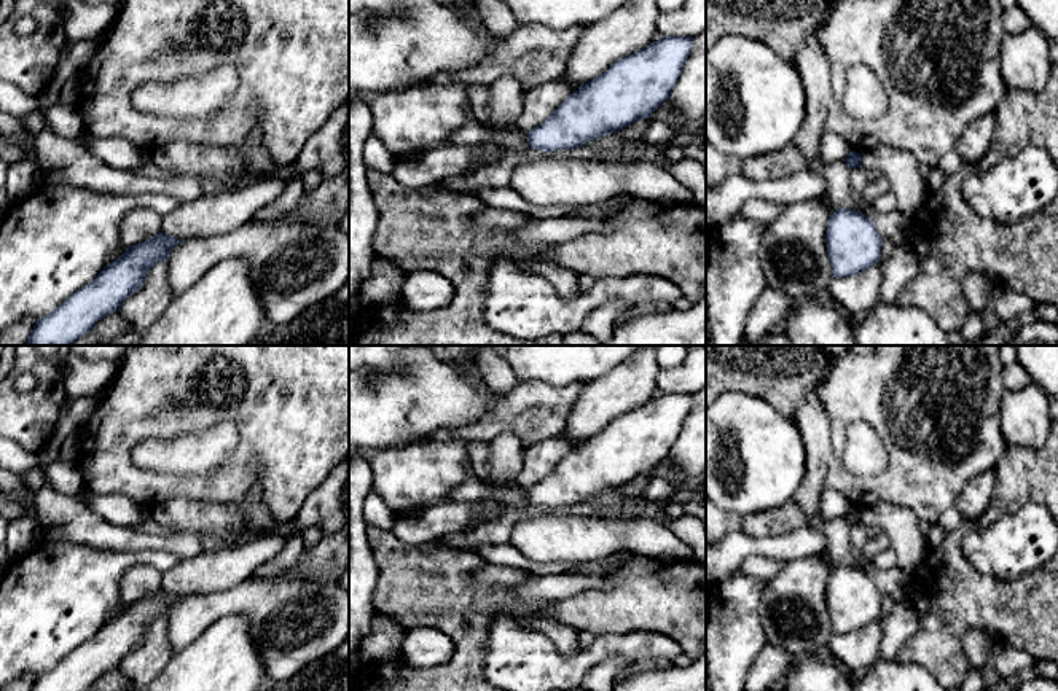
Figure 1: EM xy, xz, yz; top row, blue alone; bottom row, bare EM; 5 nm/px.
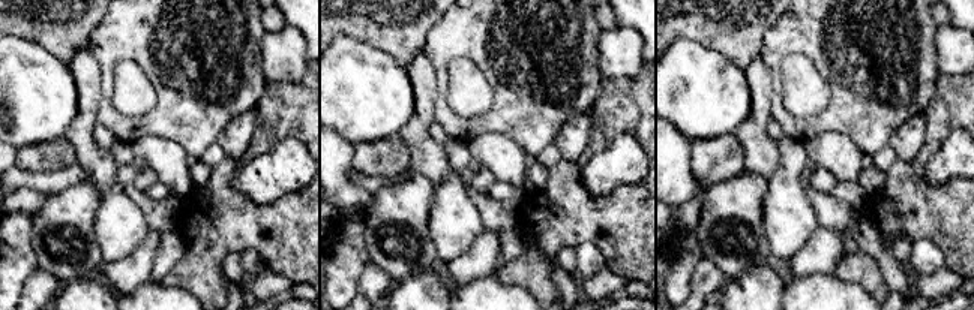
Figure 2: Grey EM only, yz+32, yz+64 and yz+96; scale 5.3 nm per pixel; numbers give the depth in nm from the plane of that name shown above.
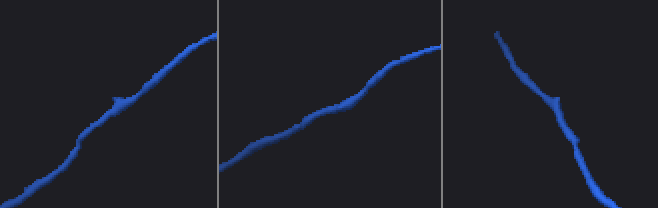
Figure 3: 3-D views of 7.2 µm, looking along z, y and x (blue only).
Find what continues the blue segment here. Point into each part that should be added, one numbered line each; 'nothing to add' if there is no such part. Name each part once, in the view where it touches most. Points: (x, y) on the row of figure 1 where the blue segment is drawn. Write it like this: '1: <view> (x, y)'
nothing to add

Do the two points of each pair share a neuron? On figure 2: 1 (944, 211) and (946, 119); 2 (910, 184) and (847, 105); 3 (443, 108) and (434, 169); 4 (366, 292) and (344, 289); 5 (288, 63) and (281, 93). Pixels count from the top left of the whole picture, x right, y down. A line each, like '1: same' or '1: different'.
1: same
2: different
3: different
4: different
5: different

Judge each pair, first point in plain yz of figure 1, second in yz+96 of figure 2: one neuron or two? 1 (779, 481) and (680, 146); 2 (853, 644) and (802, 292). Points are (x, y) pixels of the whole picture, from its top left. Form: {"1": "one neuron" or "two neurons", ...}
{"1": "two neurons", "2": "two neurons"}

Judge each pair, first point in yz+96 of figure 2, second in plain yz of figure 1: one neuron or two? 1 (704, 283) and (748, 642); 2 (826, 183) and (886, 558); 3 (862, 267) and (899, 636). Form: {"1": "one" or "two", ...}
{"1": "two", "2": "two", "3": "two"}

